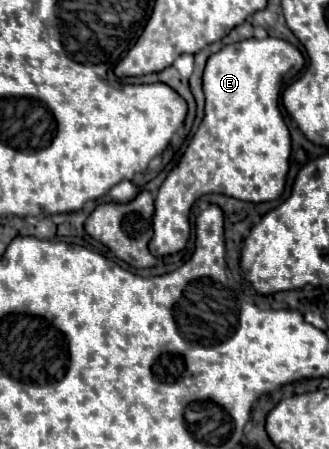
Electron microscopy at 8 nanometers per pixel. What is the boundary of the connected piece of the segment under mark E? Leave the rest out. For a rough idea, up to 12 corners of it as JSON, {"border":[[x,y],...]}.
{"border":[[270,36],[208,58],[204,118],[154,200],[152,254],[176,254],[204,194],[282,194],[278,108],[304,56]]}

